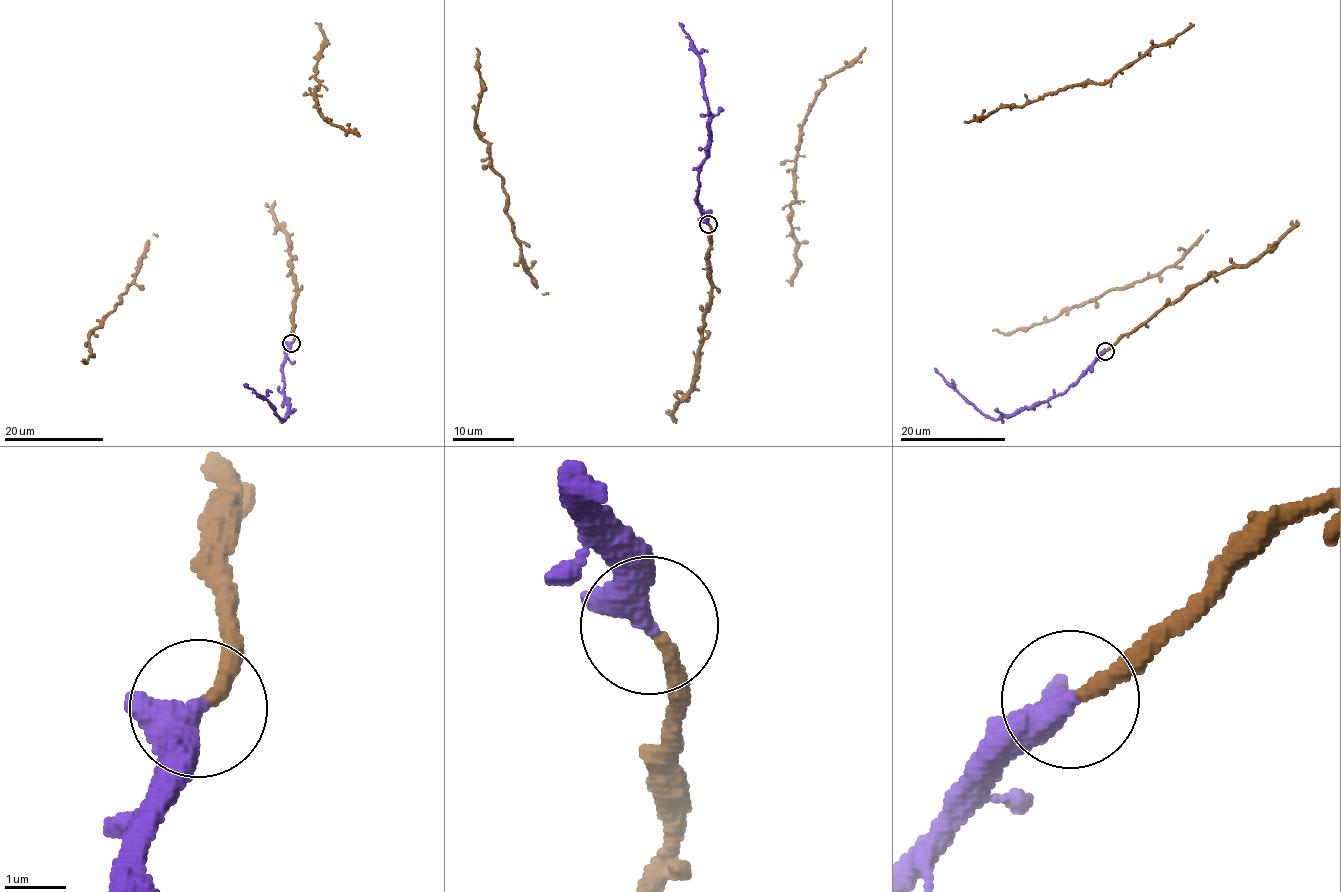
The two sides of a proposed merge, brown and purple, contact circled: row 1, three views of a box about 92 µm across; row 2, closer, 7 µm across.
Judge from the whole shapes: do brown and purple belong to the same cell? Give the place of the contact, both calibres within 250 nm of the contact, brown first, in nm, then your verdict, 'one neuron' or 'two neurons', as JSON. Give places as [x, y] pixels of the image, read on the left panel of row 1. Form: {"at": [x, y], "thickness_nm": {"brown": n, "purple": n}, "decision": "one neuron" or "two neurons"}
{"at": [291, 343], "thickness_nm": {"brown": 240, "purple": 550}, "decision": "one neuron"}

